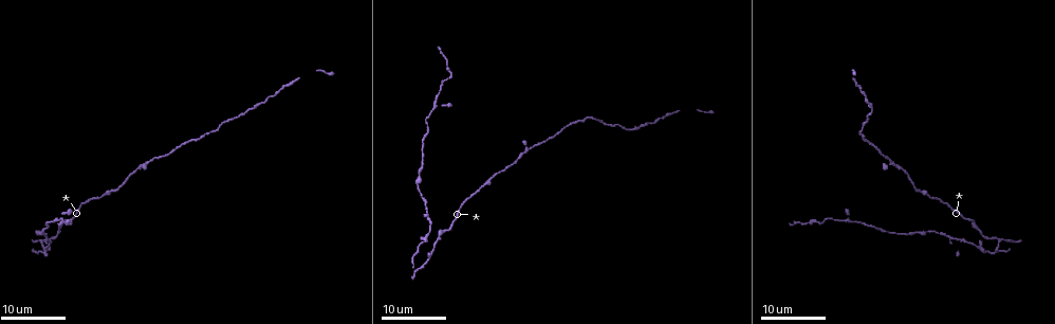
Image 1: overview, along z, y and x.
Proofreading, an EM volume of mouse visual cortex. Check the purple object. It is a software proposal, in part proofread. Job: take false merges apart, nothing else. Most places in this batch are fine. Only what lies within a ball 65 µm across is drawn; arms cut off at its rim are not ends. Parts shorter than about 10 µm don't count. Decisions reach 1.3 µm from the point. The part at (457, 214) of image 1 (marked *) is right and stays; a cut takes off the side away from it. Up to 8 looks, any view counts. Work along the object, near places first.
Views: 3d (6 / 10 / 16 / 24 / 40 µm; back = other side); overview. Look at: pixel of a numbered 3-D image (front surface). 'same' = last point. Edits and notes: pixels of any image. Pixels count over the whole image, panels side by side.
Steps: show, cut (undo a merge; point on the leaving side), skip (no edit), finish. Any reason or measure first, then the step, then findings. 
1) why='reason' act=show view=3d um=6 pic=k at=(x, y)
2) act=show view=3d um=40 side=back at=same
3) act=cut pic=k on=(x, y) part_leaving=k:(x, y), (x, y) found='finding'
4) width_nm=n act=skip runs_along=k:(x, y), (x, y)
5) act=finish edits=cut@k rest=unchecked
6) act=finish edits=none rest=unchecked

why='thin arm on a thick one' act=show view=3d um=24 pic=1 at=(893, 161)

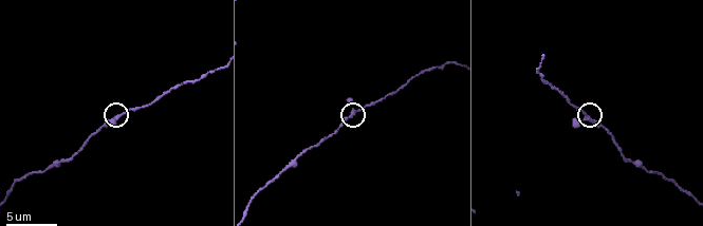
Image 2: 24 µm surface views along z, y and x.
why='closer look' act=show view=3d um=6 pic=2 at=(354, 114)

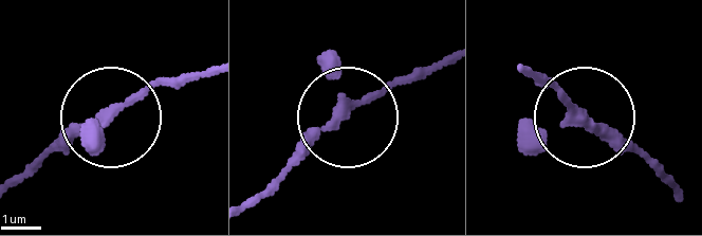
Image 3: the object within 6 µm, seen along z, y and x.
arms=3 act=skip runs_along=3:(13, 186), (182, 75) found='all the same neuron'

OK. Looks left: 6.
why='calibre changes' act=show view=3d um=16 pic=1 at=(439, 240)

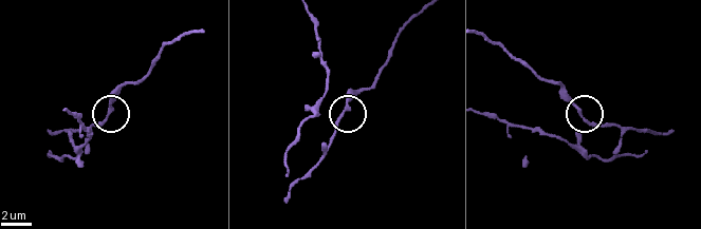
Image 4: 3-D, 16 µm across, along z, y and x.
act=show view=3d um=6 pic=4 at=(109, 110)

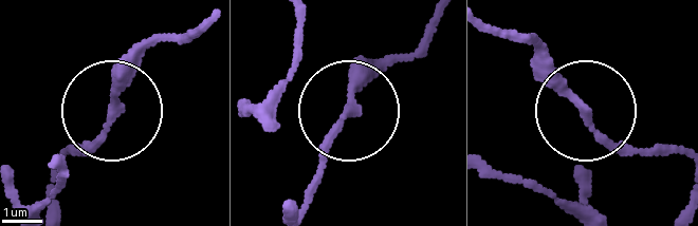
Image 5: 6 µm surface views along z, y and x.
act=skip runs_along=5:(440, 17), (360, 91), (326, 138), (316, 175) found='all the same neuron'

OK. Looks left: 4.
why='calibre changes' act=show view=3d um=16 pic=1 at=(423, 165)

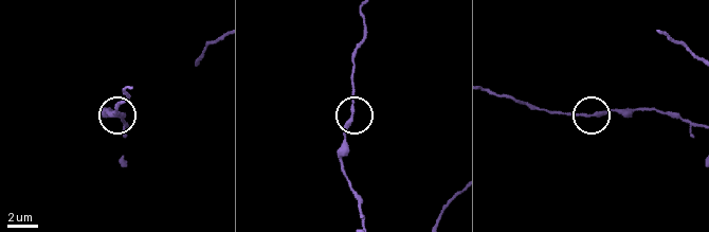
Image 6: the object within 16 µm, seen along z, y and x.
why='zoom in' act=show view=3d um=10 pic=6 at=(589, 116)

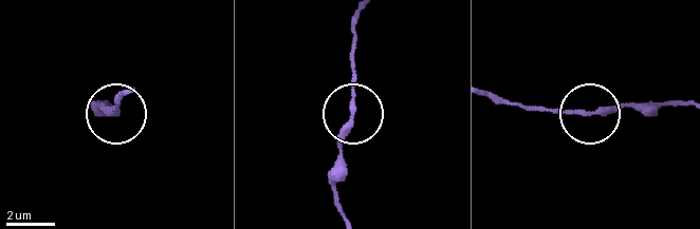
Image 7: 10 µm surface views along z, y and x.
act=skip runs_along=7:(344, 212), (336, 194), (336, 164), (354, 109), (354, 51) found='all the same neuron'

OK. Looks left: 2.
why='calibre changes' act=show view=3d um=16 pic=1 at=(429, 112)

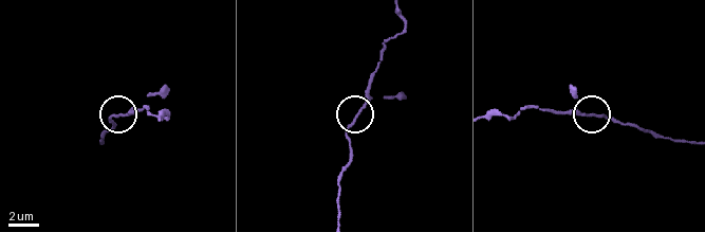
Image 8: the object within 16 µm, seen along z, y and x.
act=show view=3d um=10 pic=8 at=(356, 115)

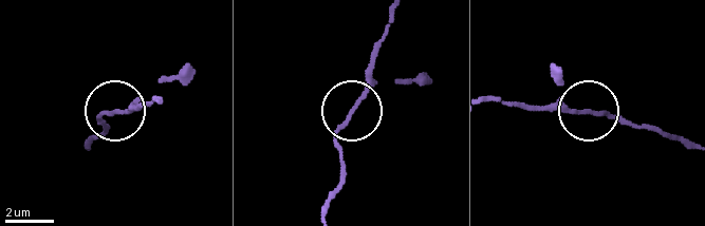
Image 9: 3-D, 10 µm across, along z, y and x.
act=skip found='all the same neuron'

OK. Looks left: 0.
act=finish edits=none rest=unchecked

